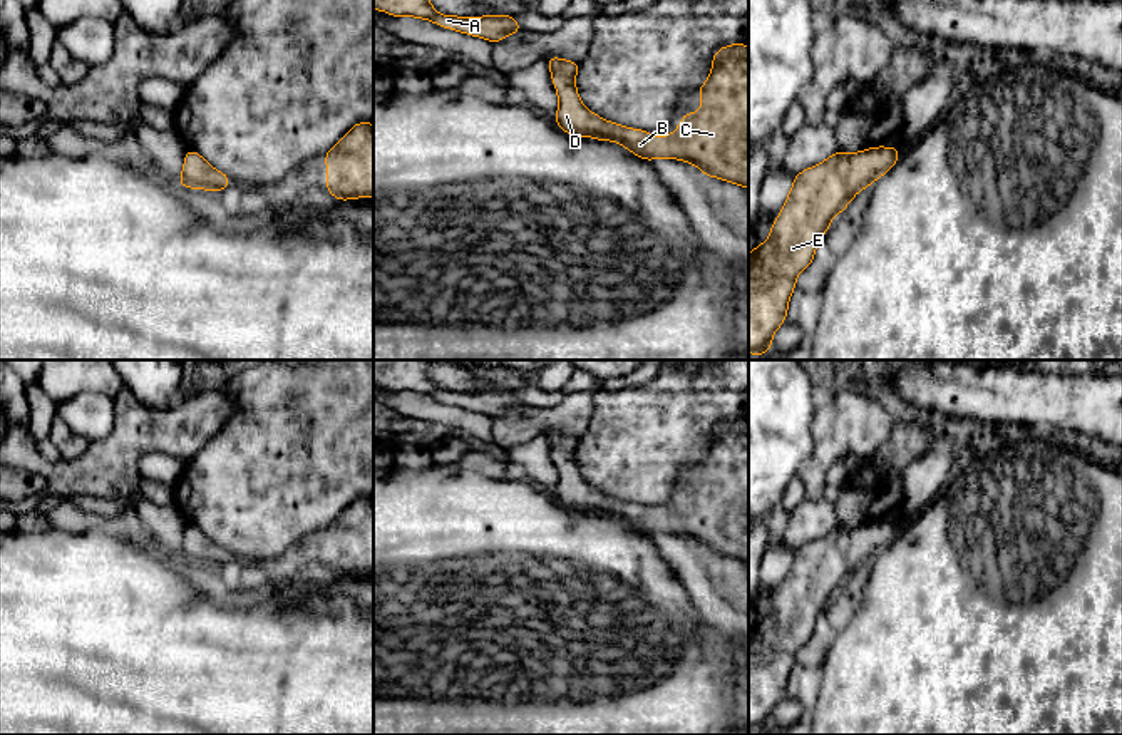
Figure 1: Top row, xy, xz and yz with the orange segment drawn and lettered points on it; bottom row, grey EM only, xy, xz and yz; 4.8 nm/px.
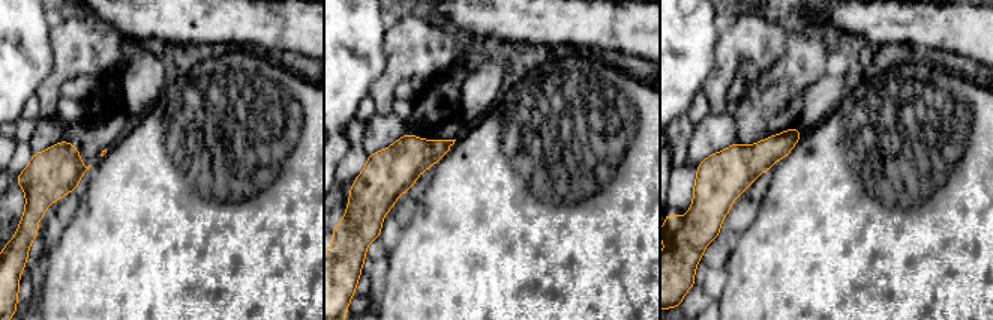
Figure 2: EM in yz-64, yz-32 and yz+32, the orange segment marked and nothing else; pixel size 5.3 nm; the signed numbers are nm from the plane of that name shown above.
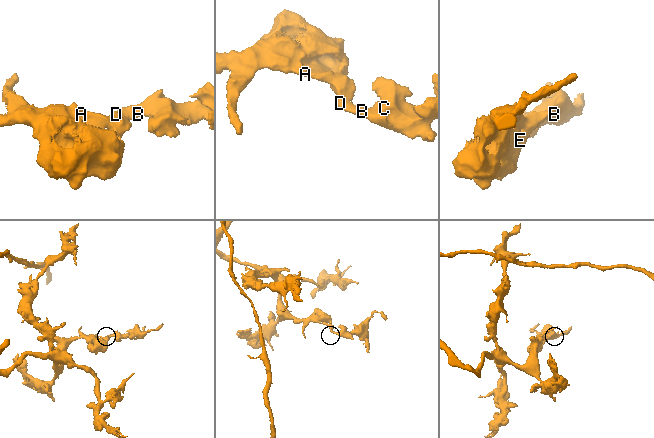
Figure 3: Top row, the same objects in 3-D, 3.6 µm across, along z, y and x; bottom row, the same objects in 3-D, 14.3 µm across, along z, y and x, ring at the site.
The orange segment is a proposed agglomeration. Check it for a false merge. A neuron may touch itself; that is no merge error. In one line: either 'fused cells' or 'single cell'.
single cell

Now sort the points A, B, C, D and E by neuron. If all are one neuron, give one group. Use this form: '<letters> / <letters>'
A B C D E

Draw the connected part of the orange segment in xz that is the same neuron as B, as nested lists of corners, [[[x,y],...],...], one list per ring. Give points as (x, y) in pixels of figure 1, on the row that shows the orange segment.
[[[745,42],[727,45],[715,52],[712,74],[697,90],[702,95],[700,112],[685,112],[677,131],[665,137],[655,137],[641,129],[628,129],[589,112],[579,100],[574,84],[579,62],[558,57],[546,57],[546,62],[549,64],[551,77],[559,97],[556,124],[564,132],[620,142],[635,156],[650,162],[655,157],[687,161],[700,167],[705,172],[705,177],[713,176],[749,188],[749,47]]]

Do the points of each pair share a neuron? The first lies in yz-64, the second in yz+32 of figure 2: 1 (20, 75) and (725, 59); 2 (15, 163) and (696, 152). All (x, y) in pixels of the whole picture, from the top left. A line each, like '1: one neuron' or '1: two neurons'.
1: two neurons
2: two neurons

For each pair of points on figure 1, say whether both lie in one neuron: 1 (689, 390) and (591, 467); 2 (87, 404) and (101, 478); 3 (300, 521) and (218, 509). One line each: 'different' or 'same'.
1: same
2: different
3: same

